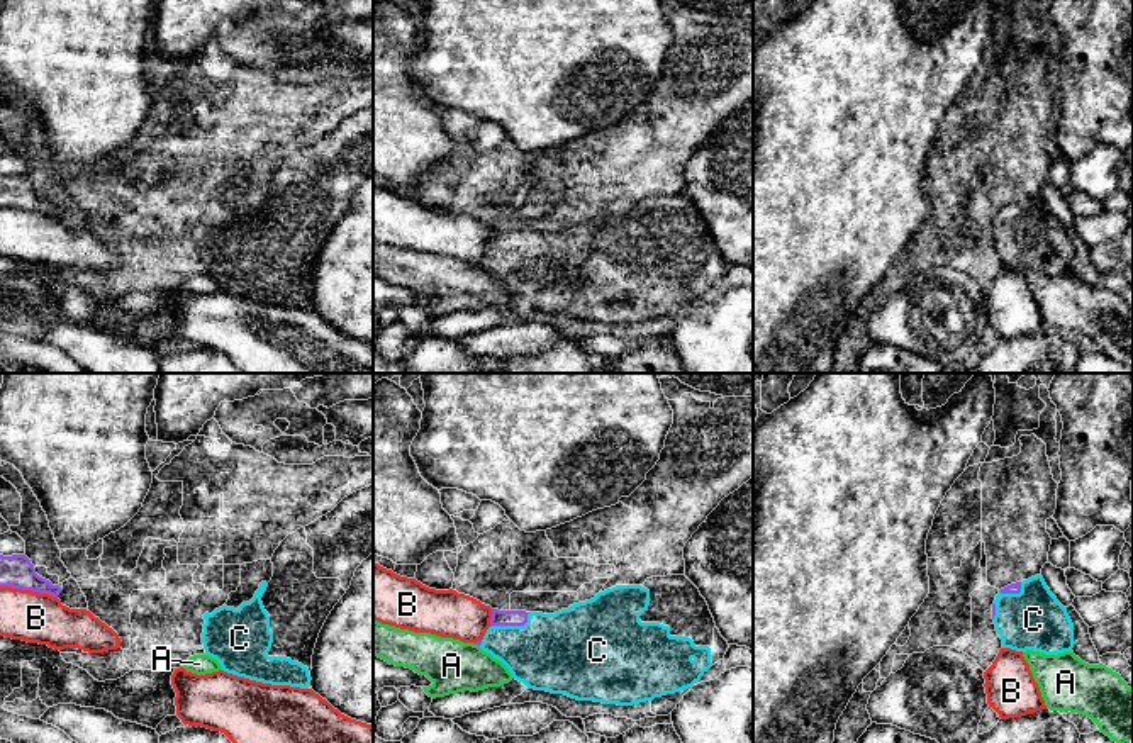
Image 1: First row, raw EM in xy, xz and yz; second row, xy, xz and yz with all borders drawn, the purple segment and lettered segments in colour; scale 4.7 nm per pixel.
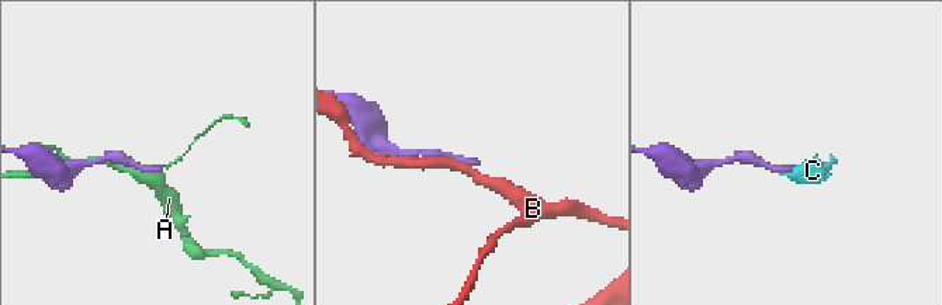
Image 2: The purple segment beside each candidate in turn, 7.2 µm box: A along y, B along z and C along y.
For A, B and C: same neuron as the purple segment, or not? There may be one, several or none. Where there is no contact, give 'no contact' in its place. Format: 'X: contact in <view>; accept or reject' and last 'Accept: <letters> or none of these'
A: contact in xz; reject
B: contact in xy; reject
C: contact in xz; accept
Accept: C

